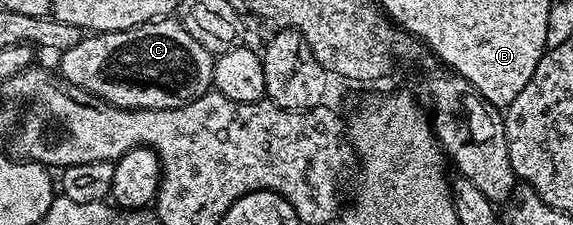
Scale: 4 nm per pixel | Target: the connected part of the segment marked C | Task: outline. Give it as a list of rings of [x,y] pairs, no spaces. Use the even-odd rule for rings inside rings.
[[[173,16],[155,18],[126,30],[90,33],[79,44],[60,51],[59,58],[59,73],[70,86],[124,110],[179,108],[210,93],[213,85],[214,55]],[[117,74],[129,82],[117,82]]]

